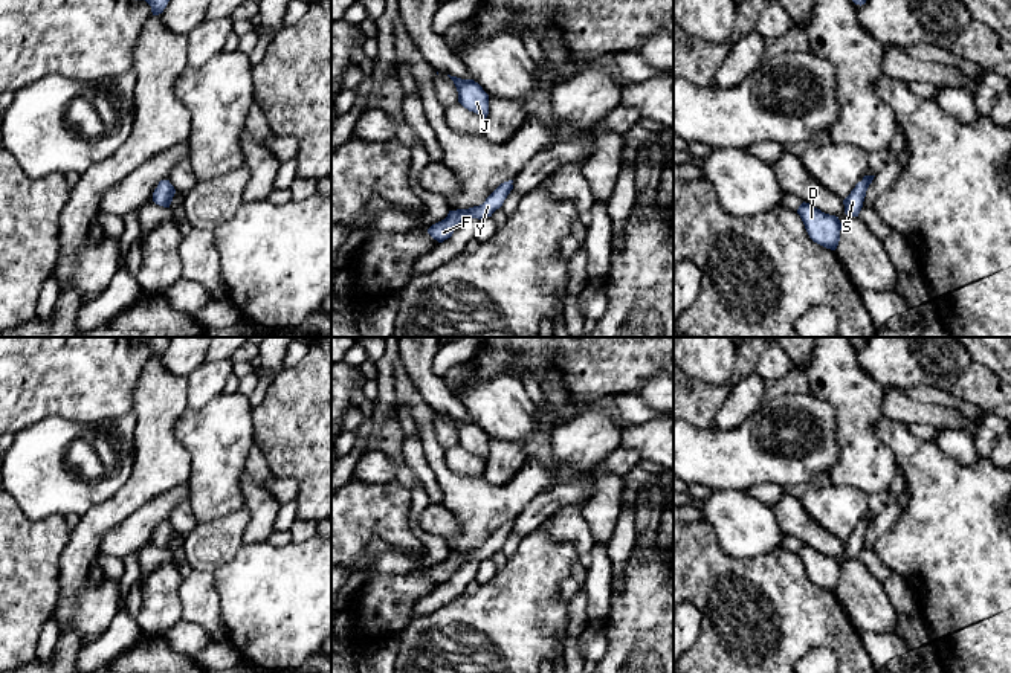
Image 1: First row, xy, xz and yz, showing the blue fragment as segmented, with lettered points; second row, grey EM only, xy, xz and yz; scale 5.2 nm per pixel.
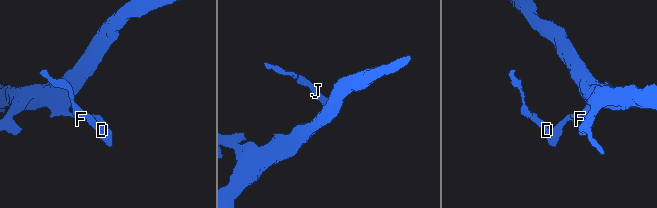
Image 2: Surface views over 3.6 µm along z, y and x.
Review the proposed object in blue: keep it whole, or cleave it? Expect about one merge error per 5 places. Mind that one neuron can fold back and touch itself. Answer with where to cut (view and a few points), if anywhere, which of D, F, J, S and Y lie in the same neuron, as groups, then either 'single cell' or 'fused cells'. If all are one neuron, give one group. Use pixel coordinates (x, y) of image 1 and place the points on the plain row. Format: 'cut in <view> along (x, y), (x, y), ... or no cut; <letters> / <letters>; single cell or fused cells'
no cut; D F J S Y; single cell

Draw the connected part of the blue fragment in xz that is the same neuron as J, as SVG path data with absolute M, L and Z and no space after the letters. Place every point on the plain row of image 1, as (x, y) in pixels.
M451 417L447 418L457 429L458 444L469 453L473 453L486 461L489 456L489 436L483 432L483 429L473 421L461 421Z

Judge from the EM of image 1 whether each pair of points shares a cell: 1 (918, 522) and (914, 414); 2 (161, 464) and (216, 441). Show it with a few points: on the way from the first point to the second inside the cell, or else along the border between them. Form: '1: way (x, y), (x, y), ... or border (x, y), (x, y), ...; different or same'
1: border (885, 415), (907, 426); different
2: border (179, 418), (176, 438), (188, 455), (188, 481); different

